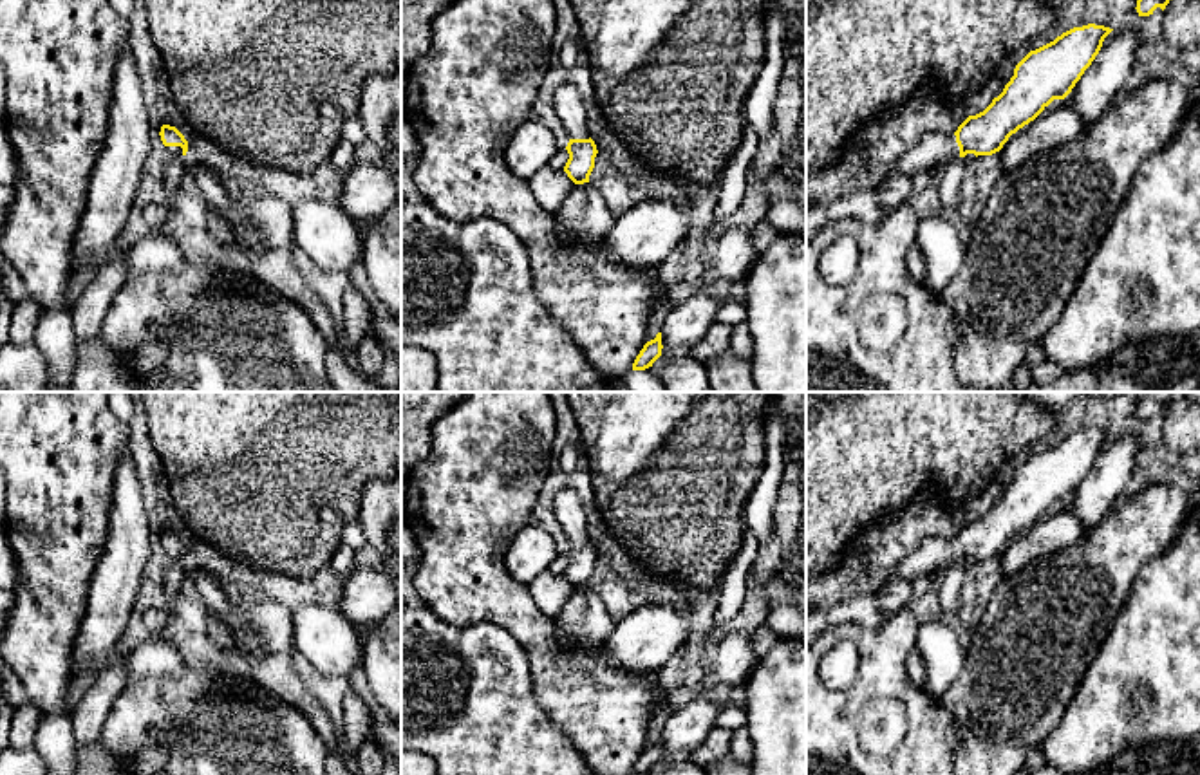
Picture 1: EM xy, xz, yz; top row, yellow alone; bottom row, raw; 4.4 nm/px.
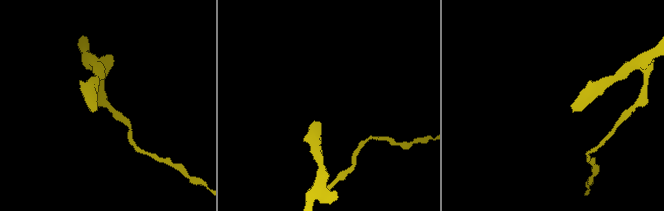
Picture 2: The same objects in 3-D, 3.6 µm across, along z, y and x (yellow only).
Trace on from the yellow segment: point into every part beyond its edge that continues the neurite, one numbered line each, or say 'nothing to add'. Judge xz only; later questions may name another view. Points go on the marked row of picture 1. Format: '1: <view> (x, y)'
1: xz (568, 103)

